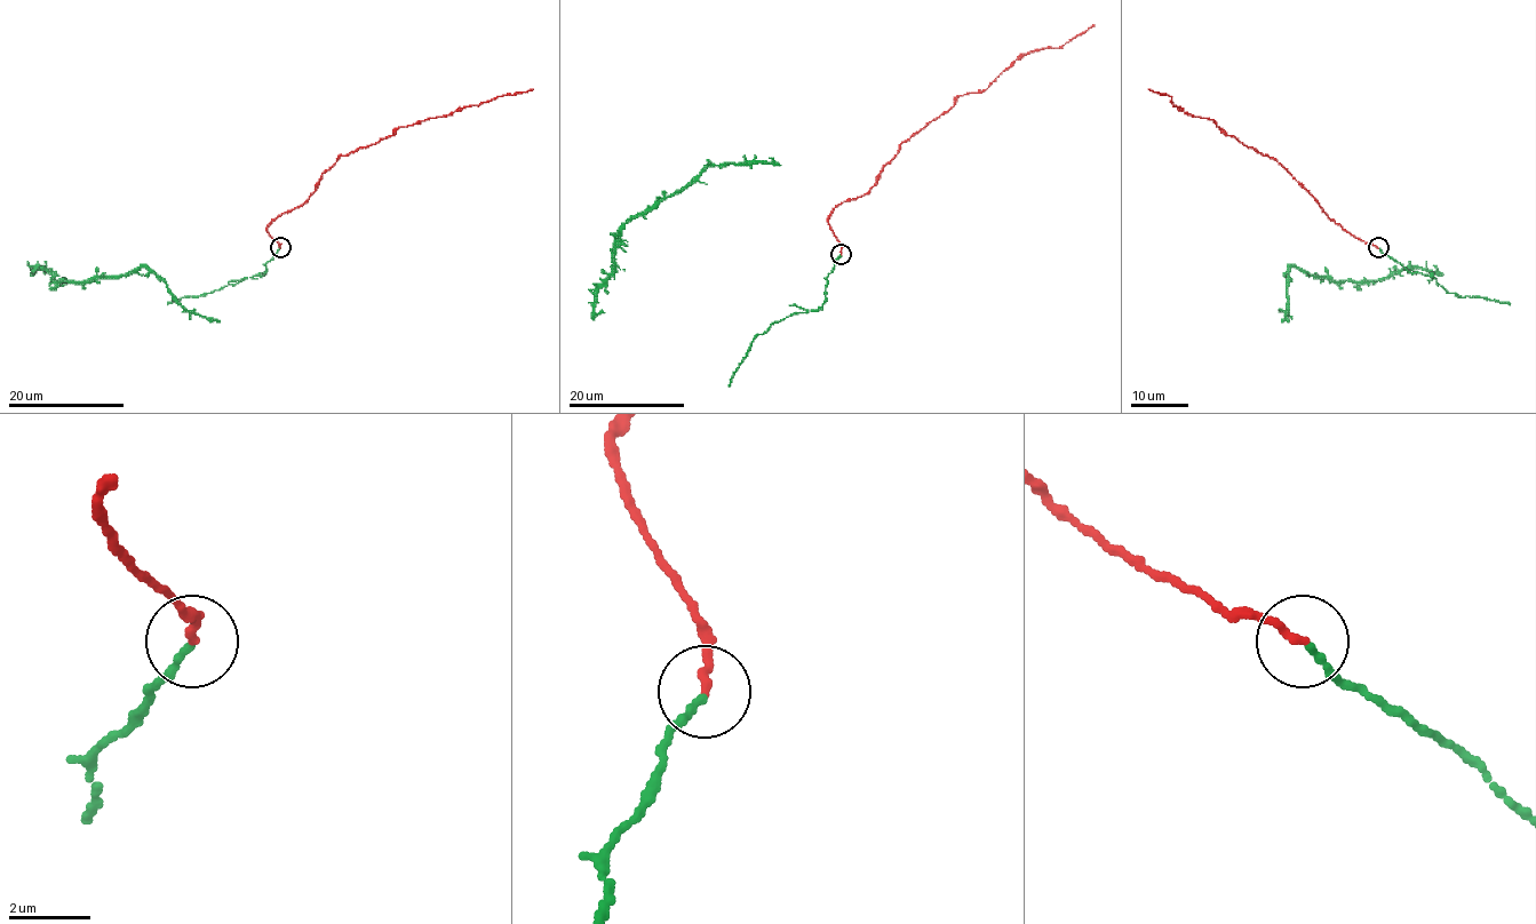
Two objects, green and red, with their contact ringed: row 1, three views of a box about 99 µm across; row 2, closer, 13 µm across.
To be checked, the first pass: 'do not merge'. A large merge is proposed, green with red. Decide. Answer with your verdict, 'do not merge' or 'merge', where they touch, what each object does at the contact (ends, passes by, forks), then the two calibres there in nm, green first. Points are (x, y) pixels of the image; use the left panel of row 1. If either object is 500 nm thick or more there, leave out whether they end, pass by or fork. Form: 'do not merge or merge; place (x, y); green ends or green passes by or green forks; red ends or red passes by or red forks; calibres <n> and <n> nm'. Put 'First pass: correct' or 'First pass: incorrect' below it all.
merge; place (280, 247); green ends; red ends; calibres 200 and 220 nm
First pass: incorrect

